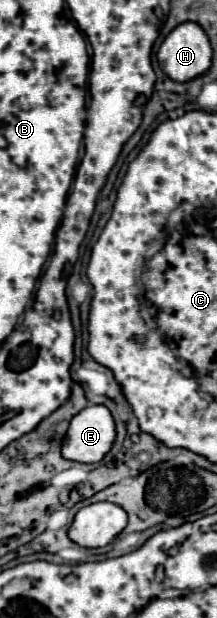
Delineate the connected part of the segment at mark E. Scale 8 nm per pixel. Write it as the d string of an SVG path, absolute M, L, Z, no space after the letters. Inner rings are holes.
M86 406L78 412L62 442L62 454L66 460L94 464L104 458L112 448L116 428L112 414L106 406Z

